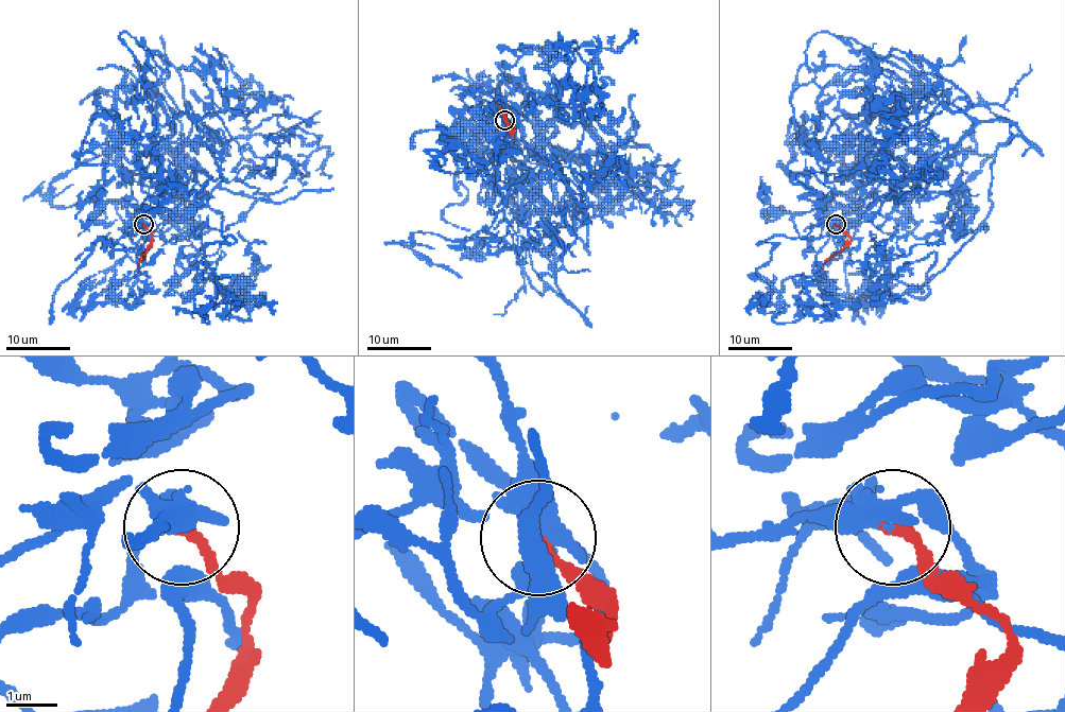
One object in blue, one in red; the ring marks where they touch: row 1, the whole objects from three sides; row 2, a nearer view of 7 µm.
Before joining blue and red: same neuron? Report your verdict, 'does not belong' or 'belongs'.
belongs

